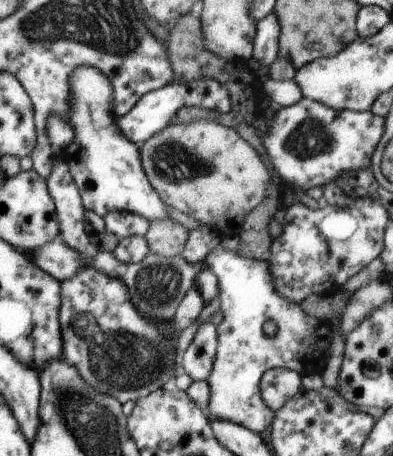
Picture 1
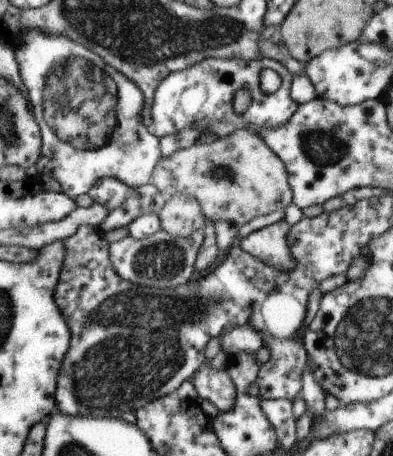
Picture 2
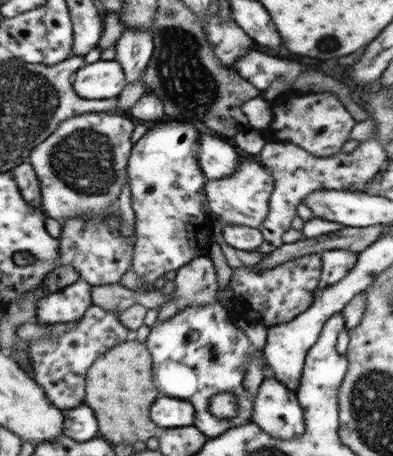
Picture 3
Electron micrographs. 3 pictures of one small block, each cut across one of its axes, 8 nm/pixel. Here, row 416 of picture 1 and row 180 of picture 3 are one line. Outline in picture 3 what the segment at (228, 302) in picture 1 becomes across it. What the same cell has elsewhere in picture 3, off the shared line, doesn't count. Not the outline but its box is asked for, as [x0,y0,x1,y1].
[203,156,273,230]

